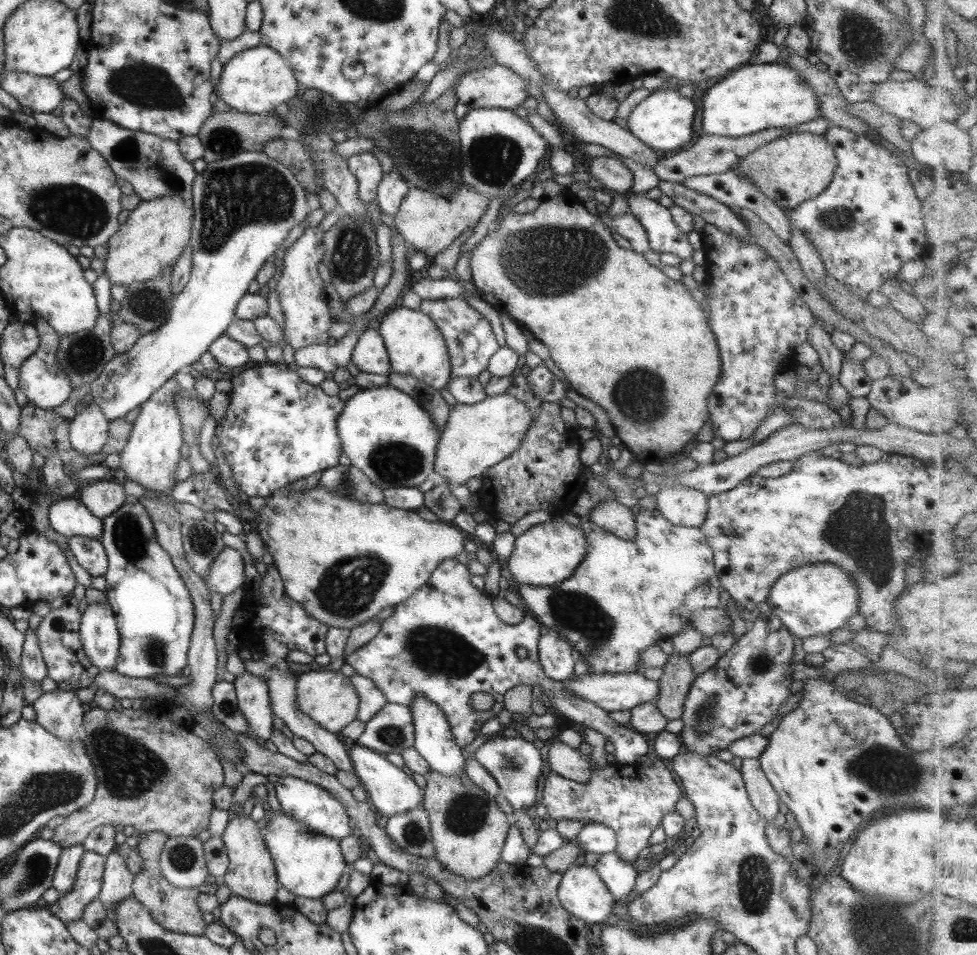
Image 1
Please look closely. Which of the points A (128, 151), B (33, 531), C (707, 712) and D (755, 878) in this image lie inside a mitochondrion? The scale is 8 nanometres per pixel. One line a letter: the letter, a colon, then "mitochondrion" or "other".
A: mitochondrion
B: other
C: mitochondrion
D: mitochondrion

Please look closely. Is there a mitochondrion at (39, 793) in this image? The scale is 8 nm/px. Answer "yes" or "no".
yes

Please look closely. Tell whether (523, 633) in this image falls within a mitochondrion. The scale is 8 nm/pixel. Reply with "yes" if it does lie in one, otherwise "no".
no

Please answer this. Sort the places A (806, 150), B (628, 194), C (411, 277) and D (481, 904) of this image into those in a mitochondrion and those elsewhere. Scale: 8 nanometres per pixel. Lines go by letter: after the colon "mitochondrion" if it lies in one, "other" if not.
A: other
B: other
C: other
D: other

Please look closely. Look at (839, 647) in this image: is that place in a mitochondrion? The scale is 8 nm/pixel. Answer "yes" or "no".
no

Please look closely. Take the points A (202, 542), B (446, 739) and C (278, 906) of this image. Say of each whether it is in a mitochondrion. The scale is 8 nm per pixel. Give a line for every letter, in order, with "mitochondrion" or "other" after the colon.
A: mitochondrion
B: other
C: other

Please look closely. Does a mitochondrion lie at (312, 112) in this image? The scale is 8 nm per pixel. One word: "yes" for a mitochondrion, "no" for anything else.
yes

